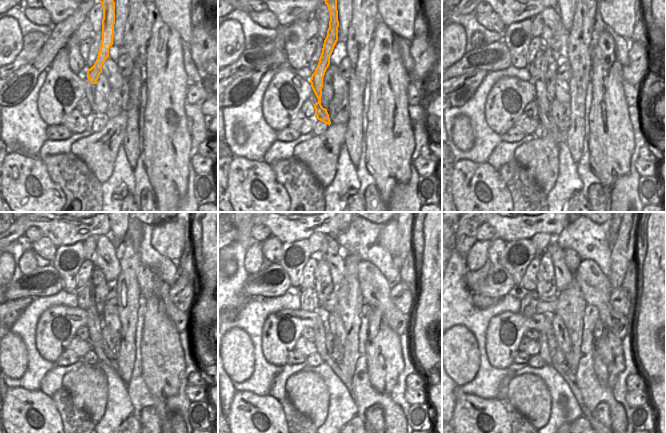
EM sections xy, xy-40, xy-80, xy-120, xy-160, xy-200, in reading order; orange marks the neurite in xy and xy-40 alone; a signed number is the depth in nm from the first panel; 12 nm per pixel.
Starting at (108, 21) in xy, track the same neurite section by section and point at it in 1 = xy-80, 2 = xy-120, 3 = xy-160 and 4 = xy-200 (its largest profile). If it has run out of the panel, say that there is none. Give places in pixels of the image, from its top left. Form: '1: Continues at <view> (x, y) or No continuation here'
1: Continues at xy-80 (542, 100)
2: Continues at xy-120 (94, 323)
3: Continues at xy-160 (319, 330)
4: Continues at xy-200 (544, 352).

